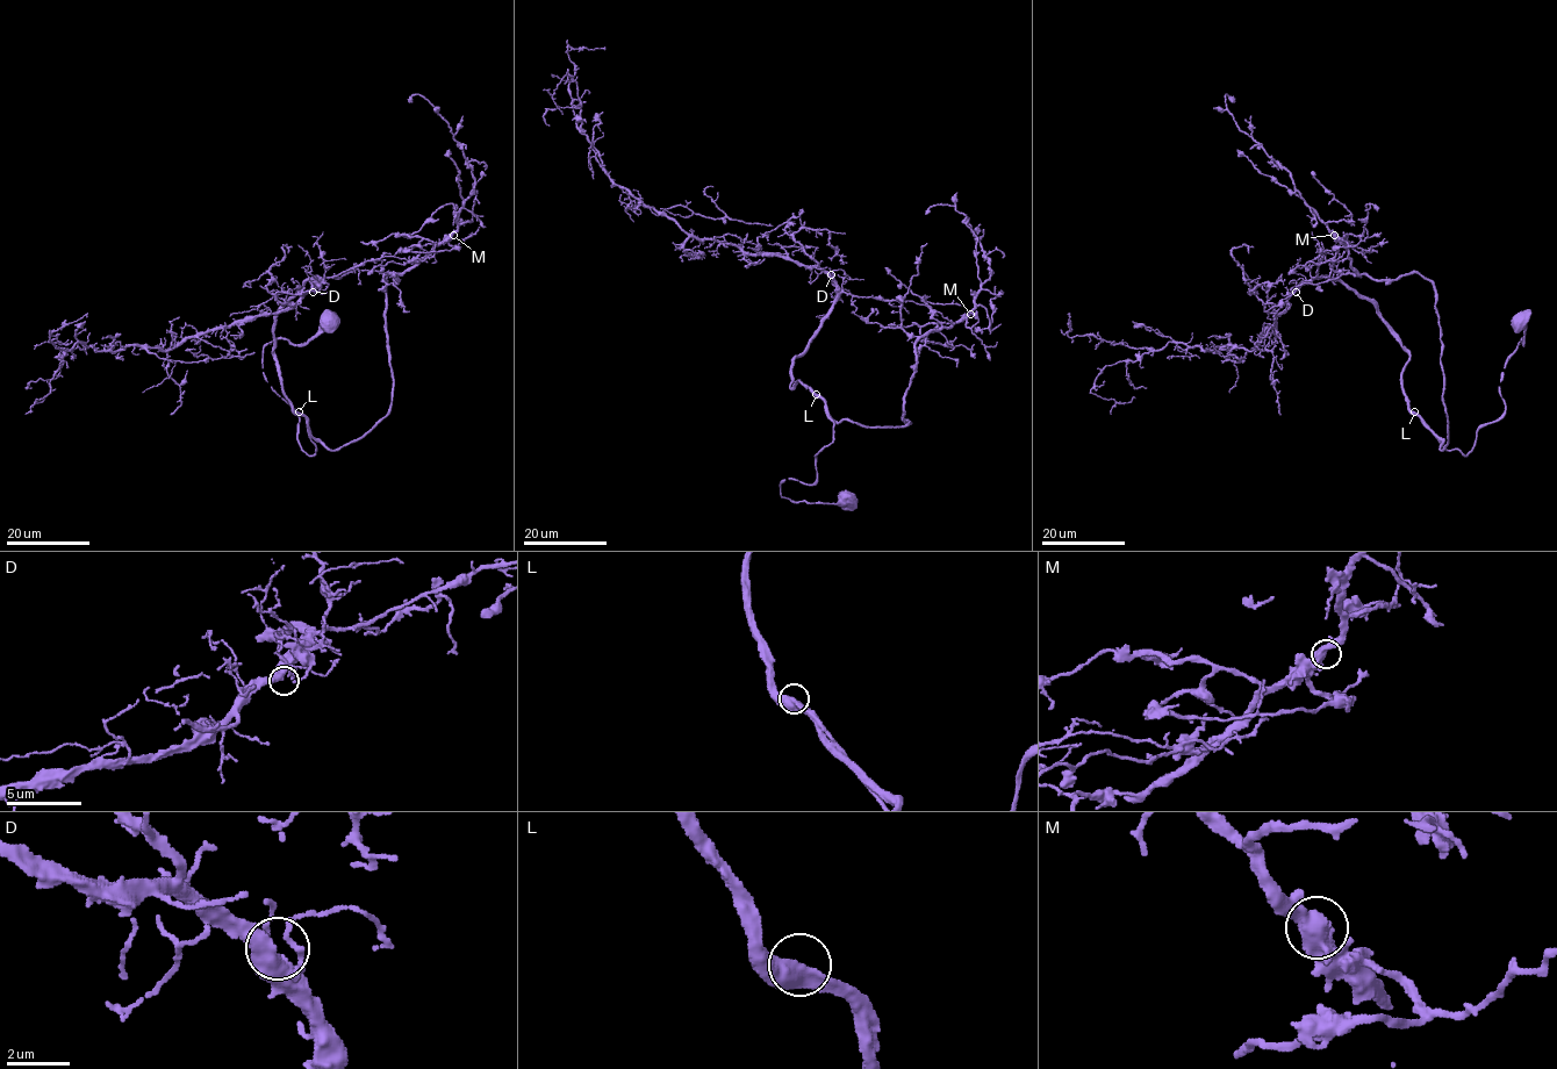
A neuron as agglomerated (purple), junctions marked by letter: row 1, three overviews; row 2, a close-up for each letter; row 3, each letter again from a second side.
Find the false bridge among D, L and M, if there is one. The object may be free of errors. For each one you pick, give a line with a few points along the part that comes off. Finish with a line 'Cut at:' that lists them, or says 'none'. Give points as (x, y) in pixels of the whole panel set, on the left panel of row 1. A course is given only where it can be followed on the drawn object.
Cut at: none

